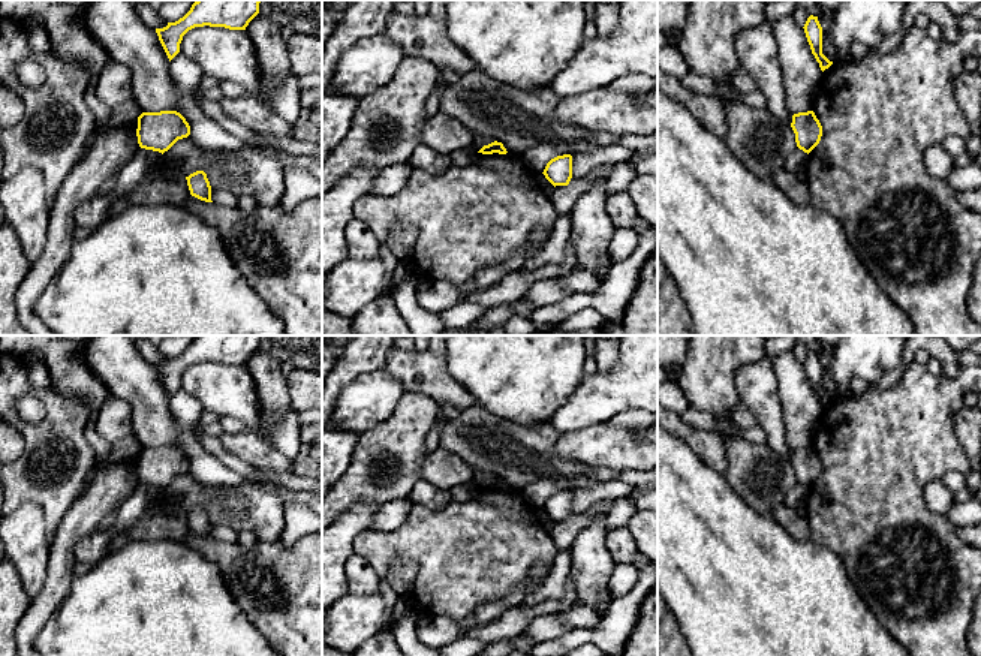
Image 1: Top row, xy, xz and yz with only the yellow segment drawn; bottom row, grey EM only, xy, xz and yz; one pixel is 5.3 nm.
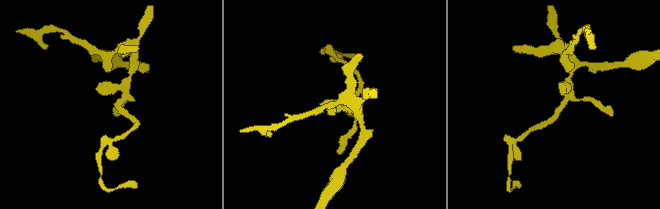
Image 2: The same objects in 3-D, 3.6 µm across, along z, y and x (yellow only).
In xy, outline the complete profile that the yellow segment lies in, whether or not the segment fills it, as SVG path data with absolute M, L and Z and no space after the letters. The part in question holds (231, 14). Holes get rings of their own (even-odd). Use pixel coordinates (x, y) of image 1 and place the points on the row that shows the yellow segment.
M196 0L190 10L175 22L156 28L169 61L180 52L183 36L195 27L225 27L246 30L259 13L261 0Z

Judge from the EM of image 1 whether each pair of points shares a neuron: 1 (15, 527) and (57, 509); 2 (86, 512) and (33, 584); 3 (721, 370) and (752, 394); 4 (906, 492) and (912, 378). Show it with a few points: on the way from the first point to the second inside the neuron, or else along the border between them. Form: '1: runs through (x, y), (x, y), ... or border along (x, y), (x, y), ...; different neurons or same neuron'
1: border along (15, 508), (35, 502), (42, 509), (47, 536); different neurons
2: border along (50, 547), (47, 577), (44, 586), (33, 596); different neurons
3: border along (761, 358), (736, 373), (739, 397), (752, 414); different neurons
4: runs through (906, 463), (906, 432), (912, 423), (912, 406); same neuron

